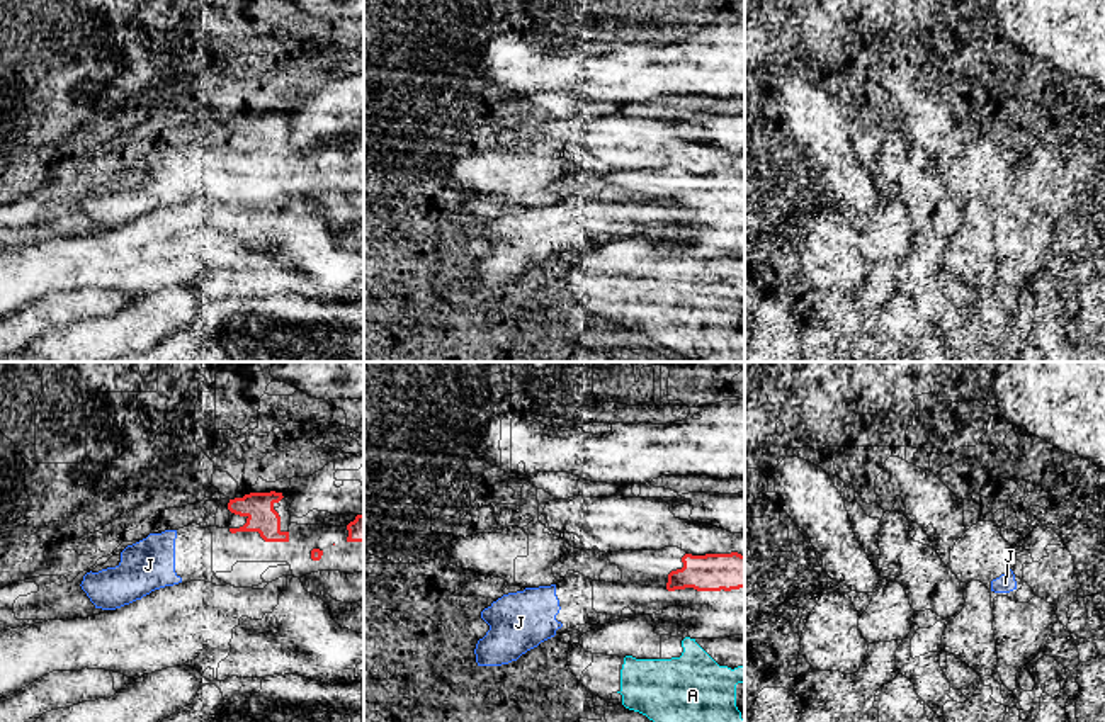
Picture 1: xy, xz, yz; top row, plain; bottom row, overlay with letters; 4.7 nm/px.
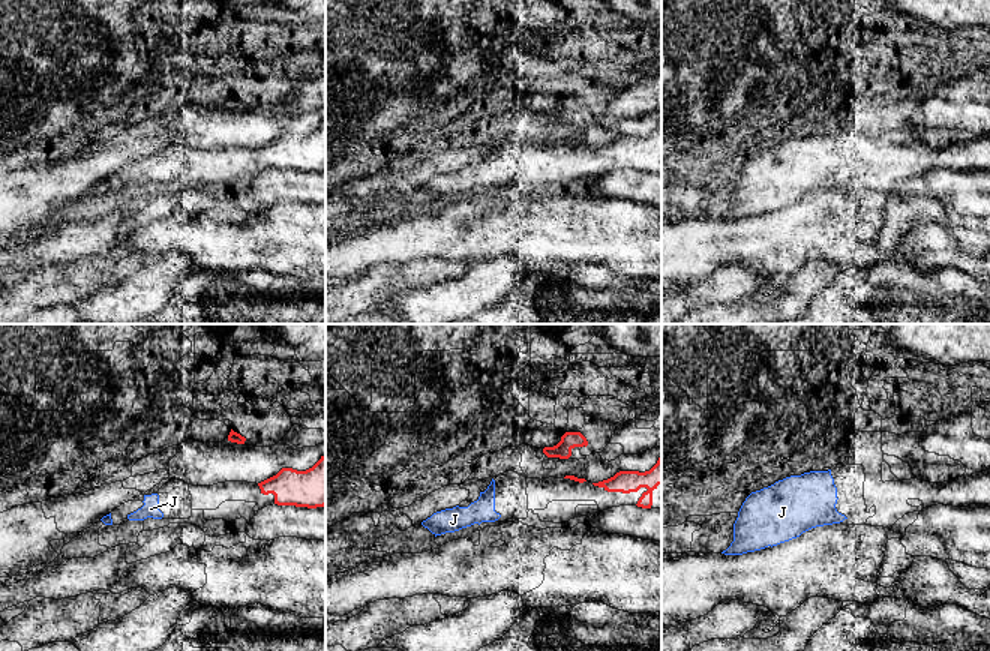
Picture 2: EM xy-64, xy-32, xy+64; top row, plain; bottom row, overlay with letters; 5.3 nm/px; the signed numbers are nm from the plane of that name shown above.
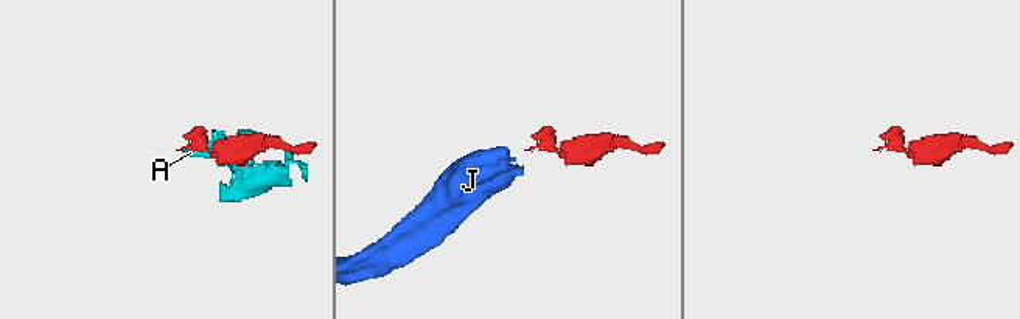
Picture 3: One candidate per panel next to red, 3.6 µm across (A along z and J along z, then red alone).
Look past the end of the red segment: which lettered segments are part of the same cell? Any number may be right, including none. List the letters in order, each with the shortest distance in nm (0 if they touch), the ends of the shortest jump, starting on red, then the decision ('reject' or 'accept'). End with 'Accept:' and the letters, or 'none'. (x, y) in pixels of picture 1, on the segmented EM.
A: 220 nm apart; from red across xz (697, 590), (689, 637); reject
J: 260 nm apart; from red across xy (230, 530), (175, 530); accept
Accept: J

